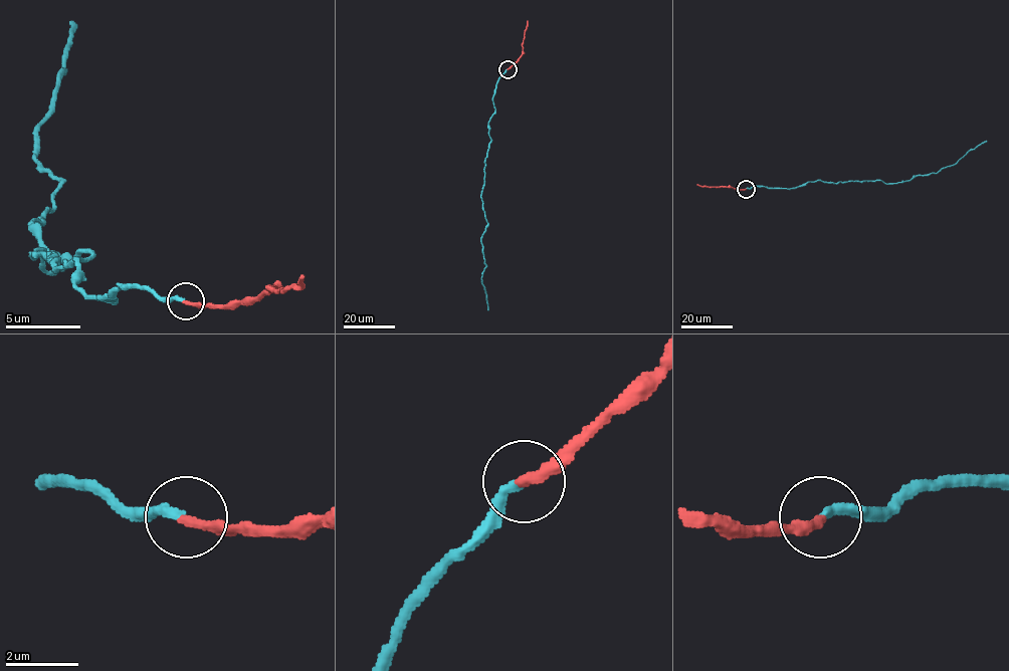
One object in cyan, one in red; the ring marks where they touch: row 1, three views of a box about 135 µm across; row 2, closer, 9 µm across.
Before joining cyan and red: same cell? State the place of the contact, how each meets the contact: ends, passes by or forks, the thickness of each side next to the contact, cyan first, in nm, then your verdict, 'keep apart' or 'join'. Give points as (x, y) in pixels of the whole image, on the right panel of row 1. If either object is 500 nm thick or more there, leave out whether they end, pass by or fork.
at (746, 189); cyan ends there; red ends there; 280 nm thick on the cyan side, 320 nm on the other; keep apart

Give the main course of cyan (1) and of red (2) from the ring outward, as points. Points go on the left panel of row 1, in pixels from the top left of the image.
1: (184, 301), (90, 297), (90, 253), (35, 253), (72, 260), (35, 223), (61, 182), (35, 134), (75, 21)
2: (184, 301), (232, 305), (270, 290), (270, 286), (284, 290), (304, 275)

